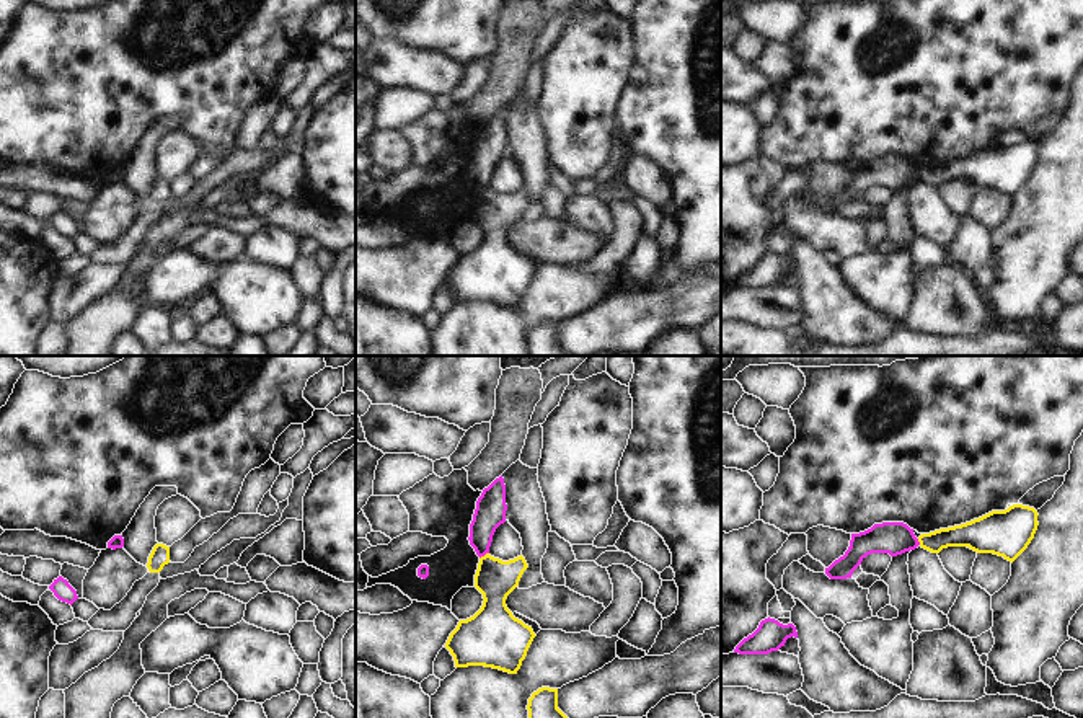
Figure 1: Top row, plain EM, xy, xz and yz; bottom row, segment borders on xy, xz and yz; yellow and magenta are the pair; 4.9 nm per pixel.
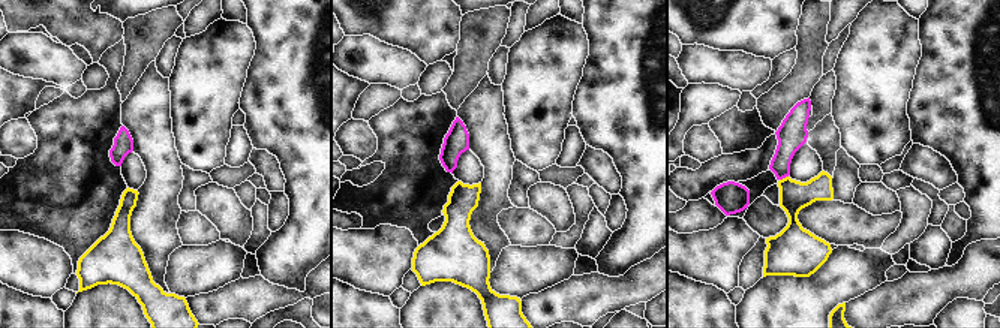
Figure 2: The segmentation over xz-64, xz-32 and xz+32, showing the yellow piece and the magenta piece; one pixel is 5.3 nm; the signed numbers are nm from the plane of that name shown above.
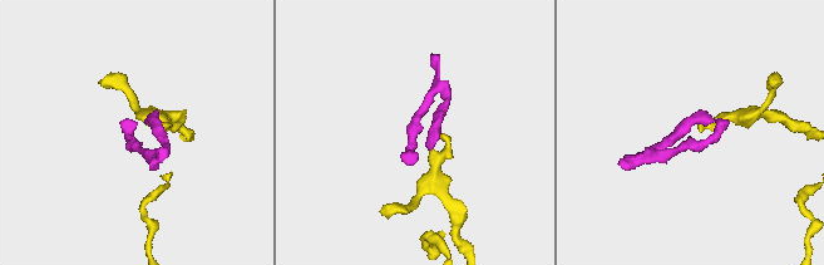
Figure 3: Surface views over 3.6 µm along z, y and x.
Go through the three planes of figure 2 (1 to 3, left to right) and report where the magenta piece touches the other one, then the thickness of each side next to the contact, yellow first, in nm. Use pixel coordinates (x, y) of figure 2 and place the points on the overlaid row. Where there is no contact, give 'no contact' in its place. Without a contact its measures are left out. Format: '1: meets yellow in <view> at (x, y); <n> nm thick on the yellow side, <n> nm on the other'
1: no contact
2: no contact
3: meets yellow in xz+32 at (783, 178); 160 nm thick on the yellow side, 160 nm on the other

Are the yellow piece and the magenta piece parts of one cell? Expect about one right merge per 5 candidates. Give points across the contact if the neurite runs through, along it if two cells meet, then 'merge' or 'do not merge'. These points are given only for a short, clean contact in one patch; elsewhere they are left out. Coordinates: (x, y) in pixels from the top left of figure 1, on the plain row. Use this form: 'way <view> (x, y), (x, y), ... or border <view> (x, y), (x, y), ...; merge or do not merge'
border xz (488, 186), (480, 193); do not merge

